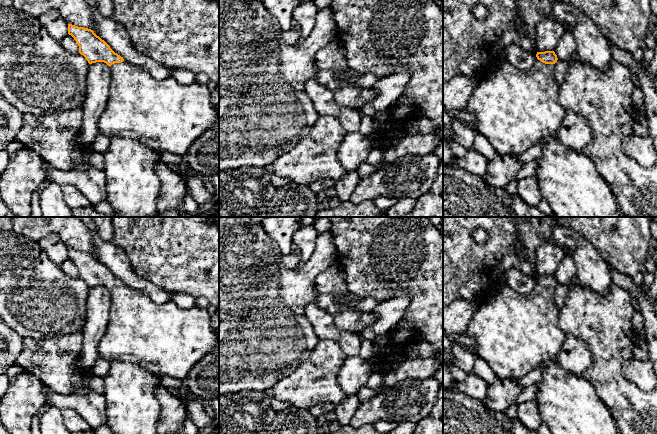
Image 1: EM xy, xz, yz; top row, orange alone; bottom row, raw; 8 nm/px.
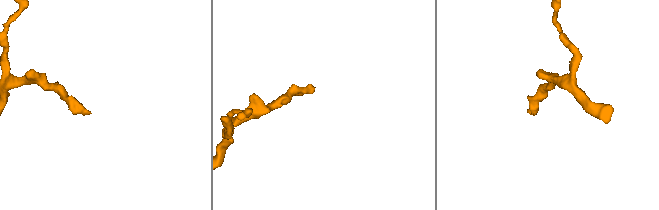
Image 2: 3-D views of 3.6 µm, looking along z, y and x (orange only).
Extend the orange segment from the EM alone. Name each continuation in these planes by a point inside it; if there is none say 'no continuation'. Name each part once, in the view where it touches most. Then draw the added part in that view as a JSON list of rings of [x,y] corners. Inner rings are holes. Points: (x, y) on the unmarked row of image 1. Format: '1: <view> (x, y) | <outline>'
1: yz (514, 333) | [[[503,283],[480,304],[464,334],[475,341],[474,357],[483,359],[497,378],[518,379],[541,364],[556,360],[566,339],[566,334],[558,325],[559,311],[554,301],[554,288],[545,288],[536,283],[531,293],[523,295]]]

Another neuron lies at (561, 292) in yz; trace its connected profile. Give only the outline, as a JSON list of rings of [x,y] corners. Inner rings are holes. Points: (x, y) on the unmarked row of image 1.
[[[558,283],[557,286],[554,288],[554,301],[559,309],[563,306],[569,293],[570,283],[566,285]]]

